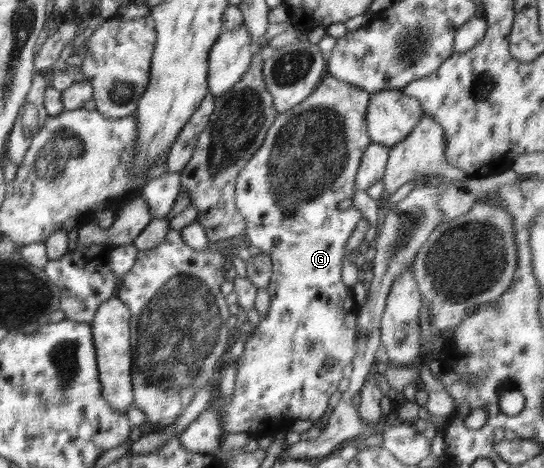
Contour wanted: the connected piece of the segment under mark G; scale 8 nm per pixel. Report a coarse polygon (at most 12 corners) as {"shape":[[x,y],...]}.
{"shape":[[325,75],[236,176],[268,312],[224,434],[318,421],[356,357],[342,282],[370,92]]}

